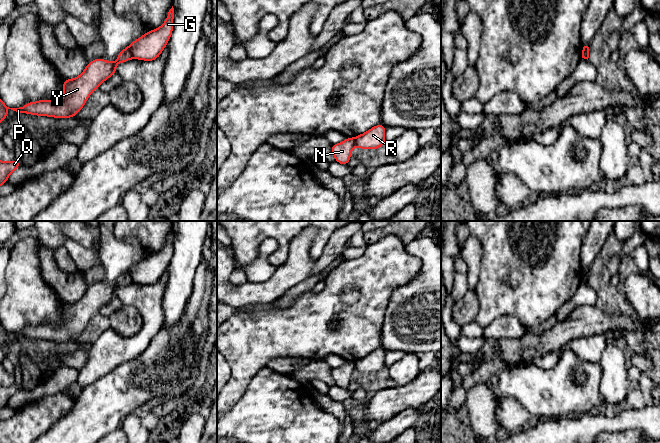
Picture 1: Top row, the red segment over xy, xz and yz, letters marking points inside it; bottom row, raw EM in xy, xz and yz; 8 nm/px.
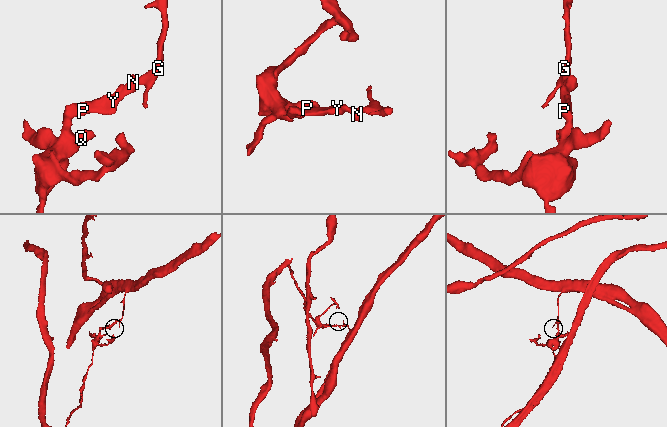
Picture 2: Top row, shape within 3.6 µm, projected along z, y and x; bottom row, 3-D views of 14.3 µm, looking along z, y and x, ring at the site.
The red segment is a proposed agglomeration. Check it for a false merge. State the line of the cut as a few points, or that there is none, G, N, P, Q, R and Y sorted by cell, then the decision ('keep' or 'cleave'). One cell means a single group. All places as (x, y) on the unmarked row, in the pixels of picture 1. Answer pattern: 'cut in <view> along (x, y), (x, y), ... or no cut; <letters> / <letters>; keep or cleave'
cut in xy along (127, 272), (132, 281); G R / N P Q Y; cleave

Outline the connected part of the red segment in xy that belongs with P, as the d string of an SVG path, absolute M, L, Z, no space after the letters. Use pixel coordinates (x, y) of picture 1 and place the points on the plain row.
M128 272L123 273L115 286L109 287L103 282L89 286L81 299L63 305L64 322L61 325L43 323L29 326L24 331L9 332L0 322L0 347L8 340L7 334L31 339L51 340L55 342L74 341L84 330L90 318L99 309L116 297L116 290L132 282Z

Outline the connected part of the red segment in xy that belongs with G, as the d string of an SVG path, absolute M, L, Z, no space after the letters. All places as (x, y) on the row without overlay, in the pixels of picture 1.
M174 232L169 234L164 248L132 266L128 273L132 282L153 285L159 281L173 256Z

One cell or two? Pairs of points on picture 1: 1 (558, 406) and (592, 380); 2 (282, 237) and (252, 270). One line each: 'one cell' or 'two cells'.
1: one cell
2: two cells

